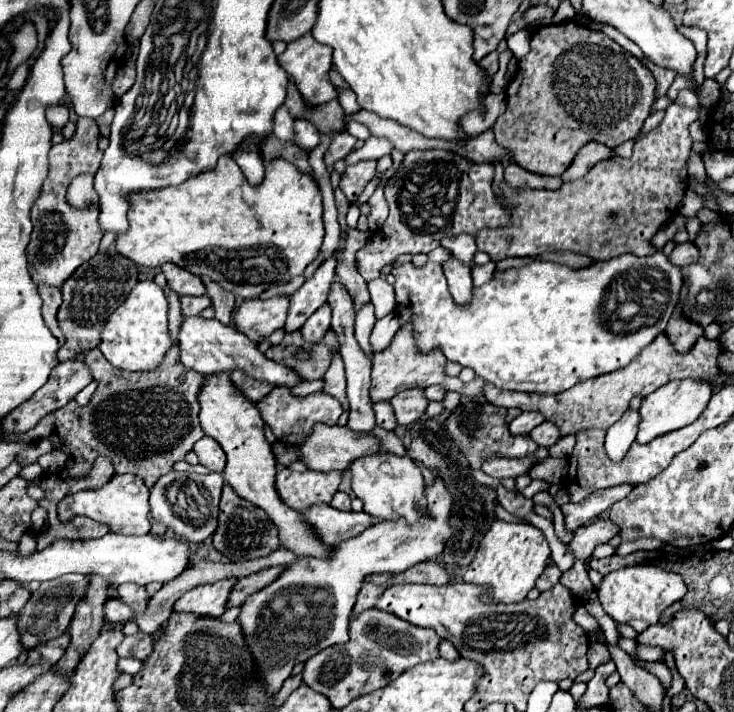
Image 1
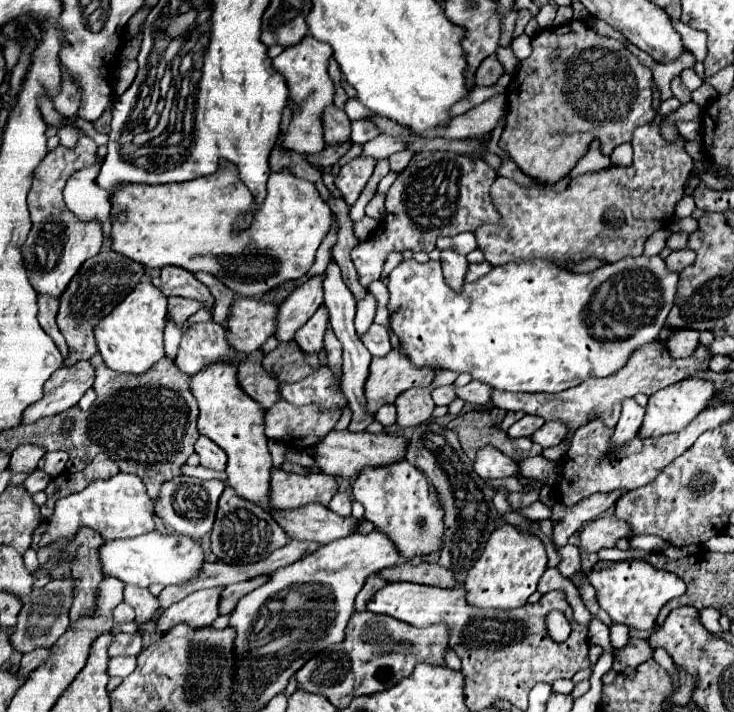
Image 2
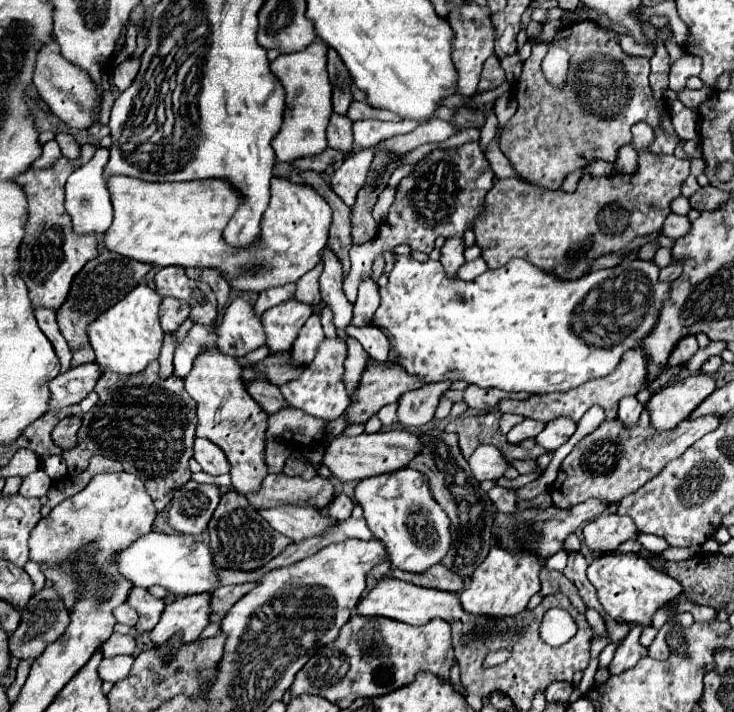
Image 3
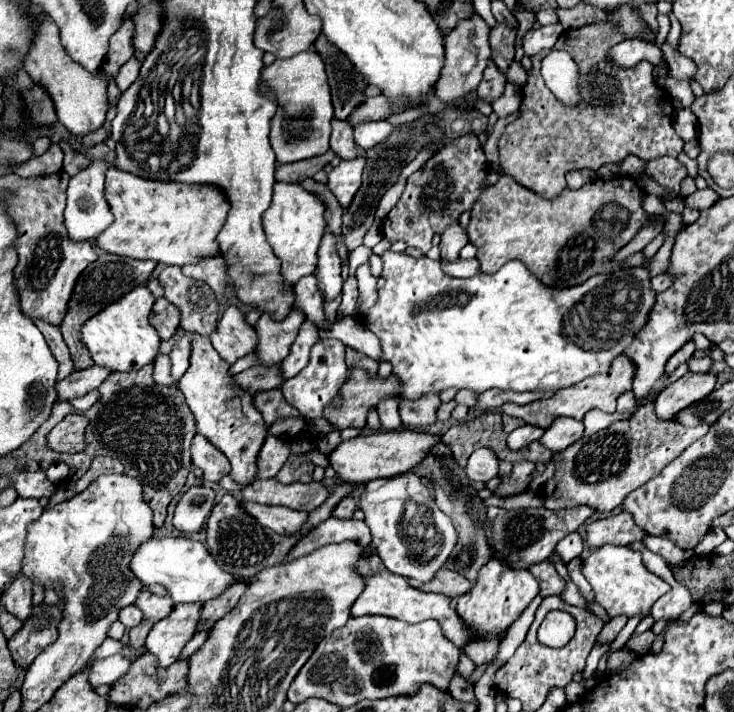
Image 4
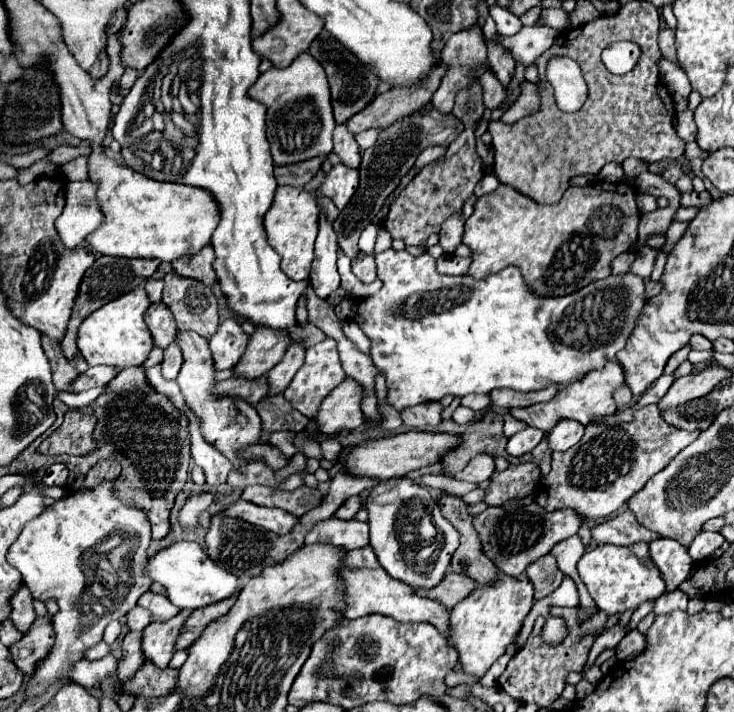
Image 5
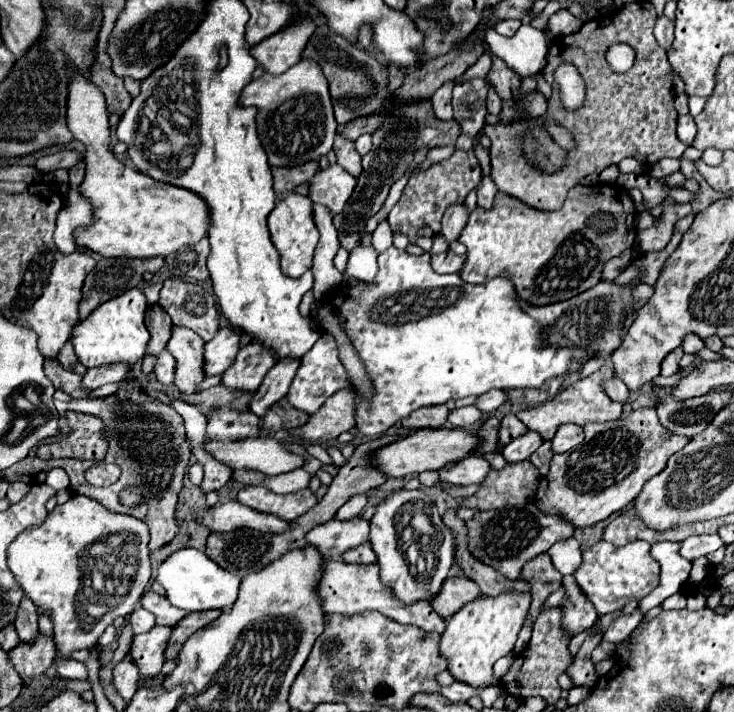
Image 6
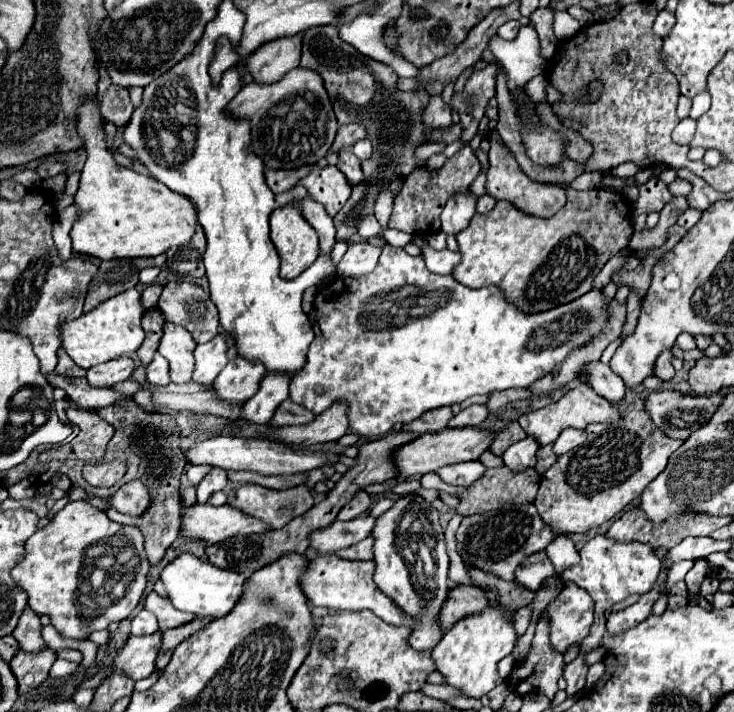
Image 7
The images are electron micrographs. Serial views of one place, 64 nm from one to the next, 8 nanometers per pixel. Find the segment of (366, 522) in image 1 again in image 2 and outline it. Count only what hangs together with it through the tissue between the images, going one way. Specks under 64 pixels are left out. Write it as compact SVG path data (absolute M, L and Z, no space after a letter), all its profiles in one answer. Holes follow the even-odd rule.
M308 504L296 510L278 510L274 520L294 540L312 540L318 544L330 544L332 540L346 538L356 532L360 520L354 516L336 516L322 504Z

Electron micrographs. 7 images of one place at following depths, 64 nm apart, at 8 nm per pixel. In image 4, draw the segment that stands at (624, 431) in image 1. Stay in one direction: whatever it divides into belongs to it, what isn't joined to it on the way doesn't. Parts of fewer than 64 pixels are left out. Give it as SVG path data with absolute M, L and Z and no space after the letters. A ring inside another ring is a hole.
M624 392L618 398L618 412L620 414L634 414L636 408L638 408L638 400L632 396L632 392Z

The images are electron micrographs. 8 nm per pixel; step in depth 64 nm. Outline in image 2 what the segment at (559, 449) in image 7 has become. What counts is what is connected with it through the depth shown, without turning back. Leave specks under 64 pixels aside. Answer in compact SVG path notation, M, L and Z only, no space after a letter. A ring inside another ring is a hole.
M544 422L544 426L540 426L532 434L532 440L542 448L550 448L550 446L558 446L566 436L568 436L568 428L562 422Z

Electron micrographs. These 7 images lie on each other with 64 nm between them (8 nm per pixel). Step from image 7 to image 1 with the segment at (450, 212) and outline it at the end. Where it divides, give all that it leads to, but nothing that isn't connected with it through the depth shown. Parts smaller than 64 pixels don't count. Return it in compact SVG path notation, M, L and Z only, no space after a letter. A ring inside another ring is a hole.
M452 258L450 262L444 264L444 274L448 278L448 286L450 286L450 294L454 298L456 304L466 306L472 300L472 272L470 266L466 266L464 262L458 262L456 258Z

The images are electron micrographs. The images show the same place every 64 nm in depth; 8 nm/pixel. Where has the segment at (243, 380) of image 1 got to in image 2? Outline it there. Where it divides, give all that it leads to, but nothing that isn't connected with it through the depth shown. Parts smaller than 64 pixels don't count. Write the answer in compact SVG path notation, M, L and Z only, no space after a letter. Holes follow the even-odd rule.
M260 348L248 354L242 364L238 364L238 384L252 400L256 400L264 408L270 408L280 396L280 382L272 380L266 372L262 372L263 357L264 353Z

